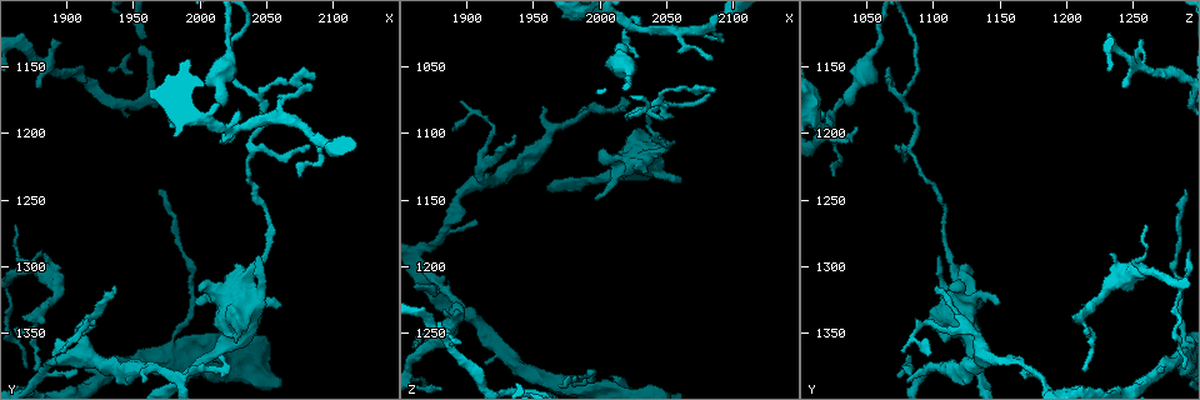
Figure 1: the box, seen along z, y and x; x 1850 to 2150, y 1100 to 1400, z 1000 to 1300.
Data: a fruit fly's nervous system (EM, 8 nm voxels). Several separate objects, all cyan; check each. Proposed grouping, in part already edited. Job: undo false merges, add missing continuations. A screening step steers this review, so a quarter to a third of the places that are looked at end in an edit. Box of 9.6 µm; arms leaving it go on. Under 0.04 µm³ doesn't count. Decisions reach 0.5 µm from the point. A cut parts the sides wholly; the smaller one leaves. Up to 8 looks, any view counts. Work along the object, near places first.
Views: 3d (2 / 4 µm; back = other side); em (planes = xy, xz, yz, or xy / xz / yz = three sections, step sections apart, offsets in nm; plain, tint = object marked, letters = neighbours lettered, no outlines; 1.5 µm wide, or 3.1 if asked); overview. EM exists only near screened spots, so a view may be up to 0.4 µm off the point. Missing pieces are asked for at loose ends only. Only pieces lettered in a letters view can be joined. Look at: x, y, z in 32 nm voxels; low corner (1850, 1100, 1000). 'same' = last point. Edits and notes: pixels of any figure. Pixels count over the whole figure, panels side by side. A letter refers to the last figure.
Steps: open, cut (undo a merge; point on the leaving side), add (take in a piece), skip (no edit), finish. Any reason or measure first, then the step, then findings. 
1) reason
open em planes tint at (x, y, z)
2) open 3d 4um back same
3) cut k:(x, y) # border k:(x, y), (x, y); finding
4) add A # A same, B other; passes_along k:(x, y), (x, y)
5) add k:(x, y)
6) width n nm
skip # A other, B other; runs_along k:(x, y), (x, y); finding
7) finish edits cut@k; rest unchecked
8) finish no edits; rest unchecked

thin end
open 3d 2um at (2084, 1164, 1042)

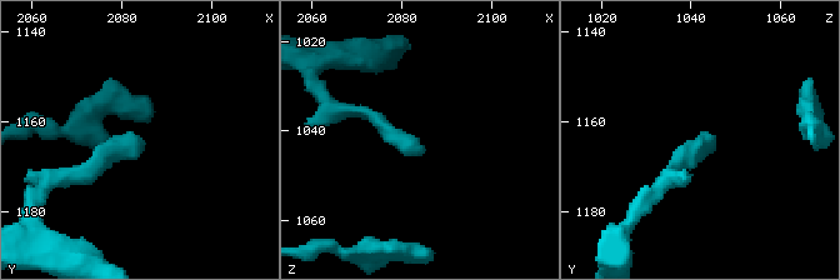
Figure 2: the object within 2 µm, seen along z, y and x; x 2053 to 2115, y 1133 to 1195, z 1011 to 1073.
open em planes letters at (2085, 1164, 1044)

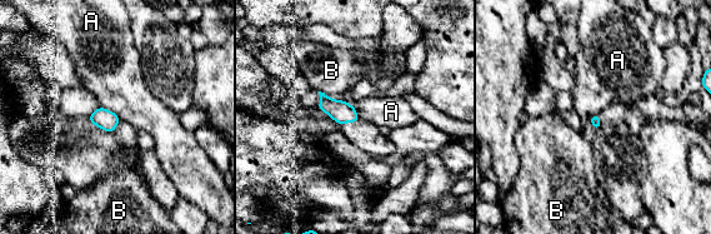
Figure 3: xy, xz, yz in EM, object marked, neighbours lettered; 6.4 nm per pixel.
skip # A other, B other; border 3:(99, 106), (108, 108), (120, 119); no lettered piece goes on from it

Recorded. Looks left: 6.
tapers out
open em xy step 4 tint at (2074, 1234, 1028)

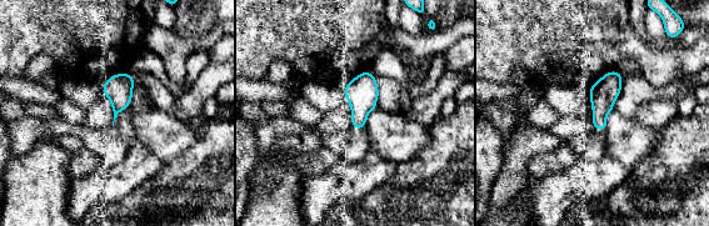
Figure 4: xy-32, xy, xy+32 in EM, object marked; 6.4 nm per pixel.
open em planes letters same

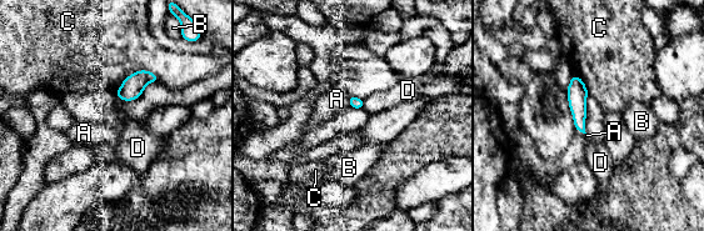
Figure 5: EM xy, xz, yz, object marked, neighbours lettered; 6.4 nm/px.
skip # A other, B other, C other, D other; border 5:(350, 95), (349, 106); no lettered piece goes on from it

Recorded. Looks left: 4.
thin end
open 3d 2um at (1938, 1316, 1102)

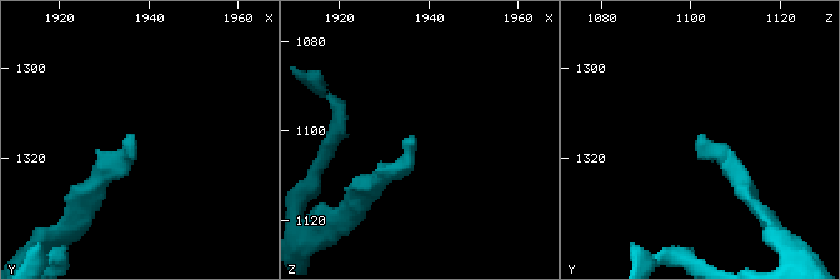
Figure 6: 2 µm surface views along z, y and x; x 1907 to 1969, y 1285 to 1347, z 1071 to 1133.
shape alone is not enough
open em xz step 4 letters at (1936, 1316, 1101)

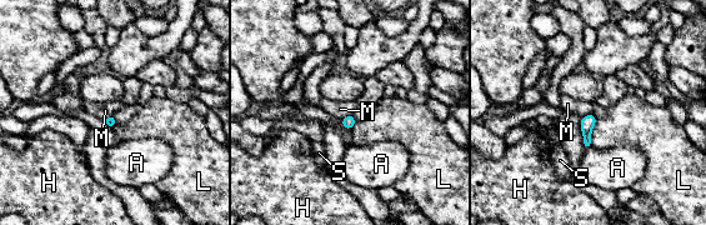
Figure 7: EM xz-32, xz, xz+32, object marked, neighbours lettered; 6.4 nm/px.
skip # A other, H other, L other, M other, S other; border 7:(351, 114), (340, 119); no lettered piece goes on from it

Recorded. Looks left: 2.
finish no edits; rest unchecked

